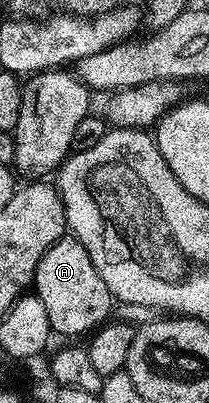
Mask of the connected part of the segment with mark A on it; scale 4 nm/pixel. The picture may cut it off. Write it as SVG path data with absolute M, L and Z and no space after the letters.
M71 237L59 239L38 261L34 293L46 305L46 317L50 317L53 332L59 335L84 335L95 332L113 314L114 300L106 281L98 277L90 253Z

